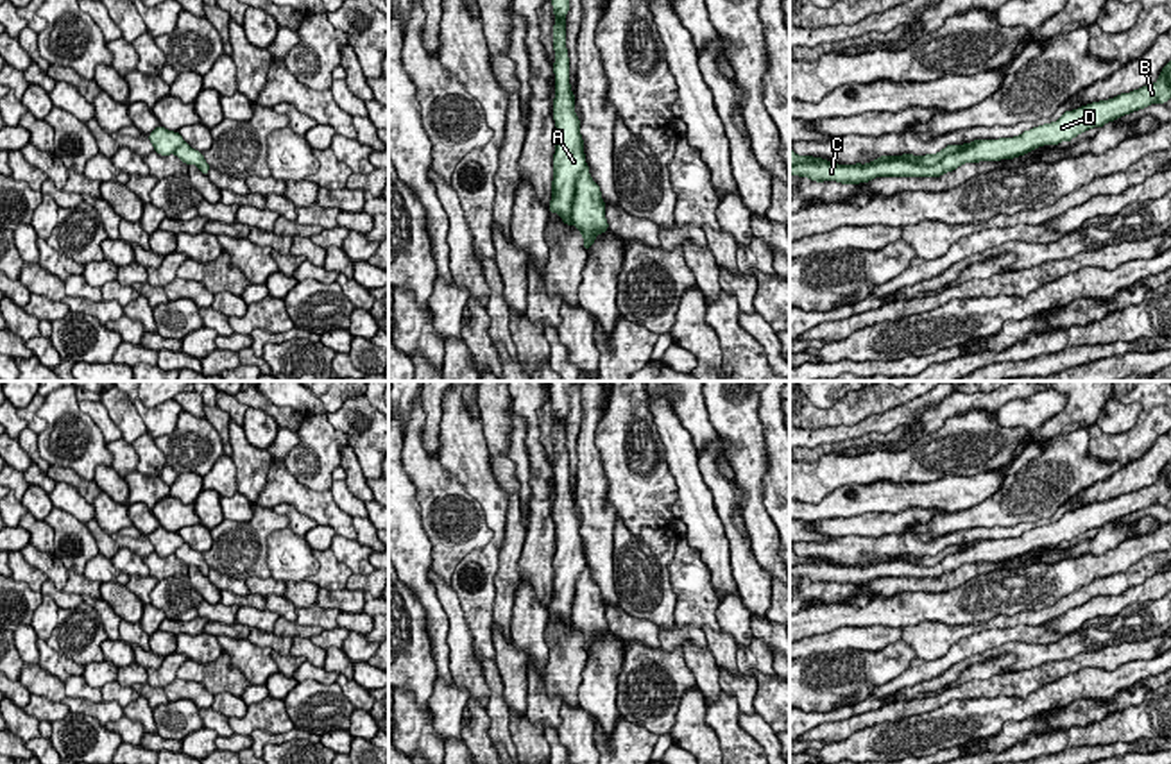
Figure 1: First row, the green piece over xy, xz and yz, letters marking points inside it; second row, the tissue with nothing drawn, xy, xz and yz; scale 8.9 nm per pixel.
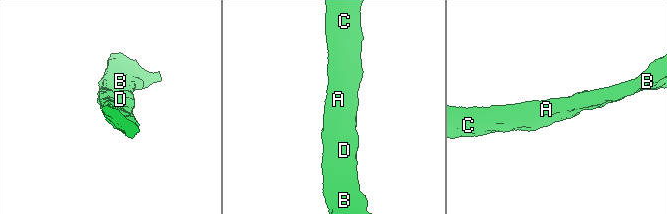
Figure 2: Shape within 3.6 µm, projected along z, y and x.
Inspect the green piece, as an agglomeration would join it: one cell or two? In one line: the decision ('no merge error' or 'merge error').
merge error

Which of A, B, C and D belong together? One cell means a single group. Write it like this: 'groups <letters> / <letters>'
groups A / B C D

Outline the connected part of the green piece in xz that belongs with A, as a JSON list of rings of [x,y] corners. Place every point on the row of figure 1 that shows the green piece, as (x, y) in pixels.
[[[551,0],[553,50],[555,50],[555,98],[553,120],[557,127],[555,154],[553,154],[553,181],[550,213],[557,213],[566,225],[571,225],[575,188],[580,172],[586,168],[584,140],[580,134],[580,120],[575,113],[575,95],[569,84],[569,57],[566,48],[566,14],[569,0]]]

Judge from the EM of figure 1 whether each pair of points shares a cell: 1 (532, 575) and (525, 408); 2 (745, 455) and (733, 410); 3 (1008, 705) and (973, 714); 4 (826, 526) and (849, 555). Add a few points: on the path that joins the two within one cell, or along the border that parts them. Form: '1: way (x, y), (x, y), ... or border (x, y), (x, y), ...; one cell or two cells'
1: way (539, 534), (539, 460), (536, 449); one cell
2: way (745, 444), (745, 433), (736, 421); one cell
3: way (1000, 709), (992, 714), (982, 714); one cell
4: border (876, 535), (831, 537); two cells

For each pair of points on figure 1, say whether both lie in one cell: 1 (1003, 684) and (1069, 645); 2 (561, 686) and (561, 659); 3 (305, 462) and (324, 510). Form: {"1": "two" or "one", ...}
{"1": "two", "2": "one", "3": "two"}

